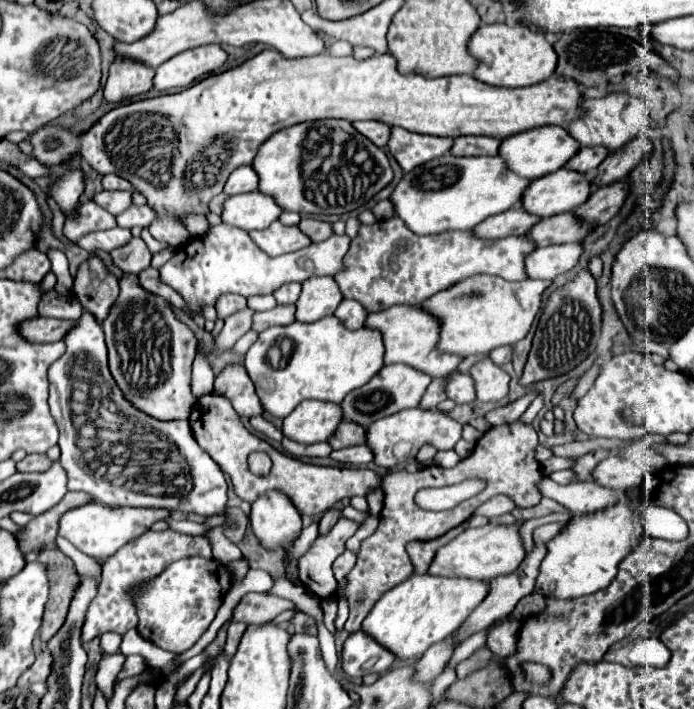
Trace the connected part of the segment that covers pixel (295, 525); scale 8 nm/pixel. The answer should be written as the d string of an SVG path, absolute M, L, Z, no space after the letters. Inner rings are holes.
M277 490L265 492L251 504L249 520L255 536L265 544L265 548L285 546L303 528L301 514L293 502Z

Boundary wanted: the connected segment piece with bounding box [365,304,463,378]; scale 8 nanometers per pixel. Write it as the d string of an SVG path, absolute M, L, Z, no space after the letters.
M395 304L393 308L385 308L381 312L373 312L367 316L365 322L367 328L375 328L383 334L385 342L385 364L409 364L433 378L451 374L457 370L457 366L463 362L463 356L457 354L445 354L437 348L439 340L439 318L423 310L421 306L409 306L409 304Z

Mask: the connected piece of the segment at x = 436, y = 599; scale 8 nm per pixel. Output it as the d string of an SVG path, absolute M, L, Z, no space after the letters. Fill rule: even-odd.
M411 574L401 586L395 586L381 596L365 618L363 632L373 636L399 660L421 658L431 644L445 640L467 620L469 612L473 612L473 608L485 600L485 592L489 592L489 582L483 580Z

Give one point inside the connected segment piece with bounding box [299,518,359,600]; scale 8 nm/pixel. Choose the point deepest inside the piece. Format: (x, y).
(315, 572)

